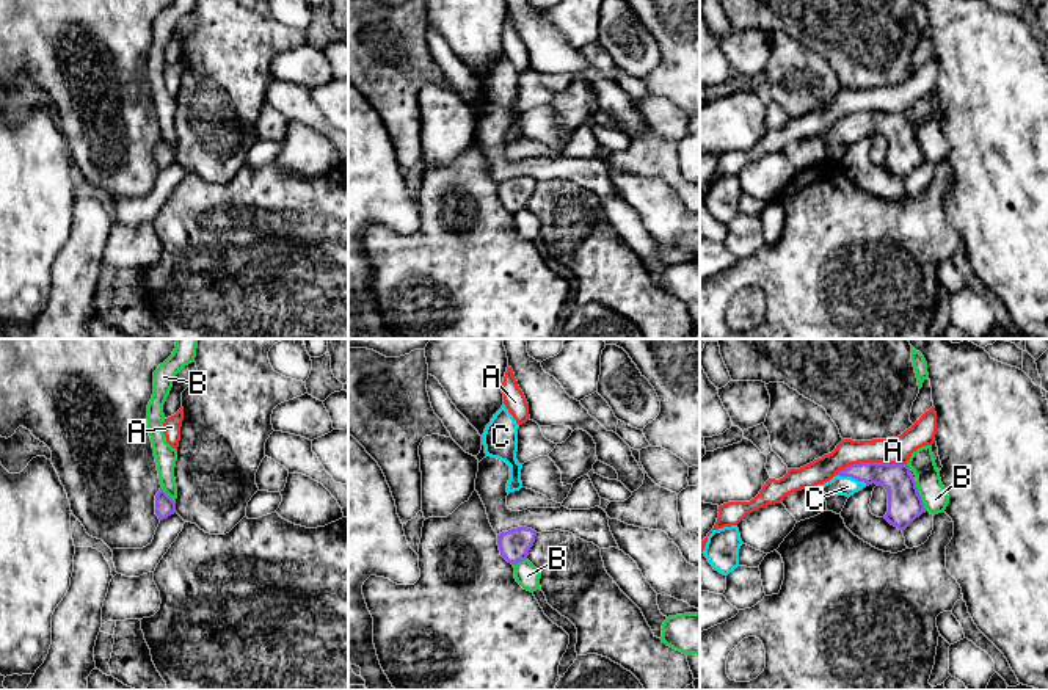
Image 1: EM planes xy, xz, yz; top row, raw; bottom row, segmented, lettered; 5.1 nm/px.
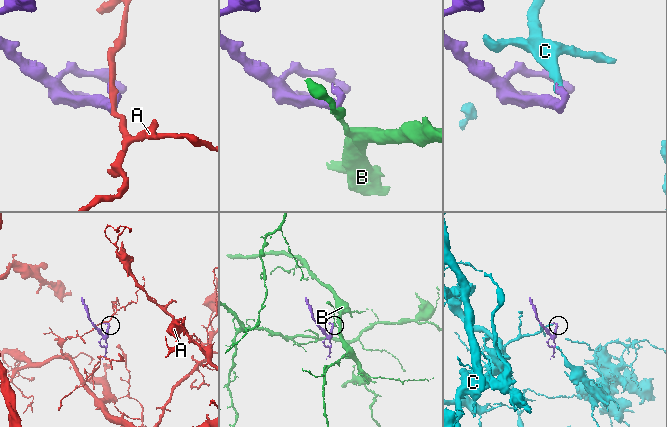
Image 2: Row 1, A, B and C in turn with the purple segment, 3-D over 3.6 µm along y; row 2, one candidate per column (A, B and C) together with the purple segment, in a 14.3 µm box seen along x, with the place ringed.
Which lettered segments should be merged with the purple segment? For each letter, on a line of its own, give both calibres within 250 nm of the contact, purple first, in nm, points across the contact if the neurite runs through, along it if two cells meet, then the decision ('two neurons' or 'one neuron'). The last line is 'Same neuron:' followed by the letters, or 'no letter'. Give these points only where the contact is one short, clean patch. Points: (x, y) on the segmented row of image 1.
A: 160/140 nm | along yz (906, 463), (852, 463), (836, 474) | two neurons
B: 180/140 nm | along yz (915, 482), (926, 510) | two neurons
C: 160/100 nm | across yz (896, 479), (890, 475), (852, 477), (847, 486) | one neuron
Same neuron: C

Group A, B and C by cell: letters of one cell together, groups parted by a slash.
A / B / C

